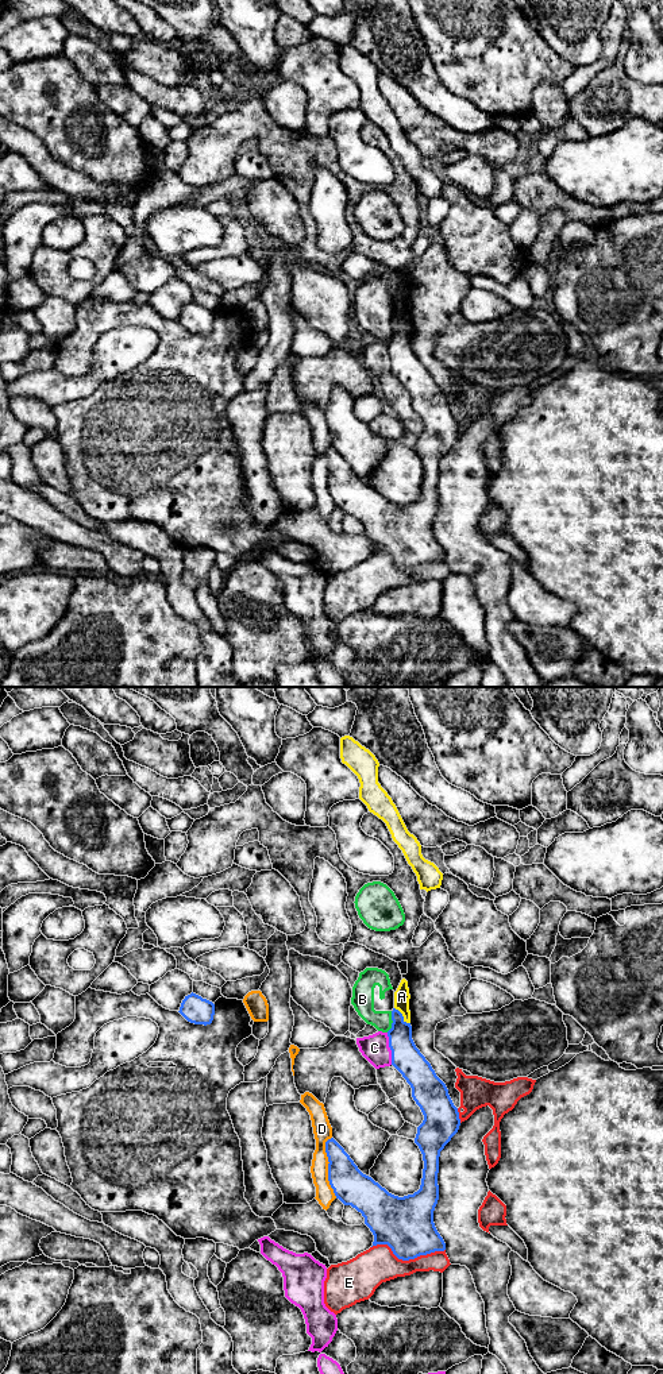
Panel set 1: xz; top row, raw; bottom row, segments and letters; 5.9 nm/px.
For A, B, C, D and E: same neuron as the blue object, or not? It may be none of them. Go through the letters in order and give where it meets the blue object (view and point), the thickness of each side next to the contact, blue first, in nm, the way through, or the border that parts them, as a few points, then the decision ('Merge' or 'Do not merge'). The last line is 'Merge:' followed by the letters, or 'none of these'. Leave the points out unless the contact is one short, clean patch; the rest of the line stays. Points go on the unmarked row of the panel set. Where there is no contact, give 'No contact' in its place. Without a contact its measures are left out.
A: Touches blue at xz (403, 325). Thickness 180 nm (blue) against 100 nm. Boundary: xz (394, 316), (409, 332). Do not merge
B: Touches blue at xz (393, 331). Thickness 180 nm (blue) against 130 nm. Boundary: xz (392, 320), (392, 335), (386, 340). Do not merge
C: Touches blue at xz (390, 358). Thickness 180 nm (blue) against 160 nm. Do not merge
D: Touches blue at xz (328, 477). Thickness 220 nm (blue) against 110 nm. Do not merge
E: Touches blue at xz (408, 568). Thickness 320 nm (blue) against 220 nm. Do not merge
Merge: none of these

